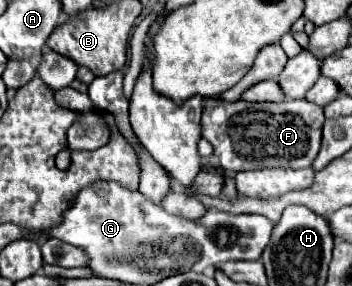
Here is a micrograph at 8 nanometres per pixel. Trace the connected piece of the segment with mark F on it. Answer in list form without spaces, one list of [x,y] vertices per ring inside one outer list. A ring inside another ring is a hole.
[[[207,97],[201,115],[201,133],[213,145],[213,157],[229,173],[239,173],[247,169],[303,169],[311,167],[321,145],[323,127],[323,107],[309,103],[305,99],[281,101],[281,103],[249,103],[249,101],[221,101],[217,97]],[[215,105],[225,107],[227,119],[221,125],[209,123],[209,113]]]

